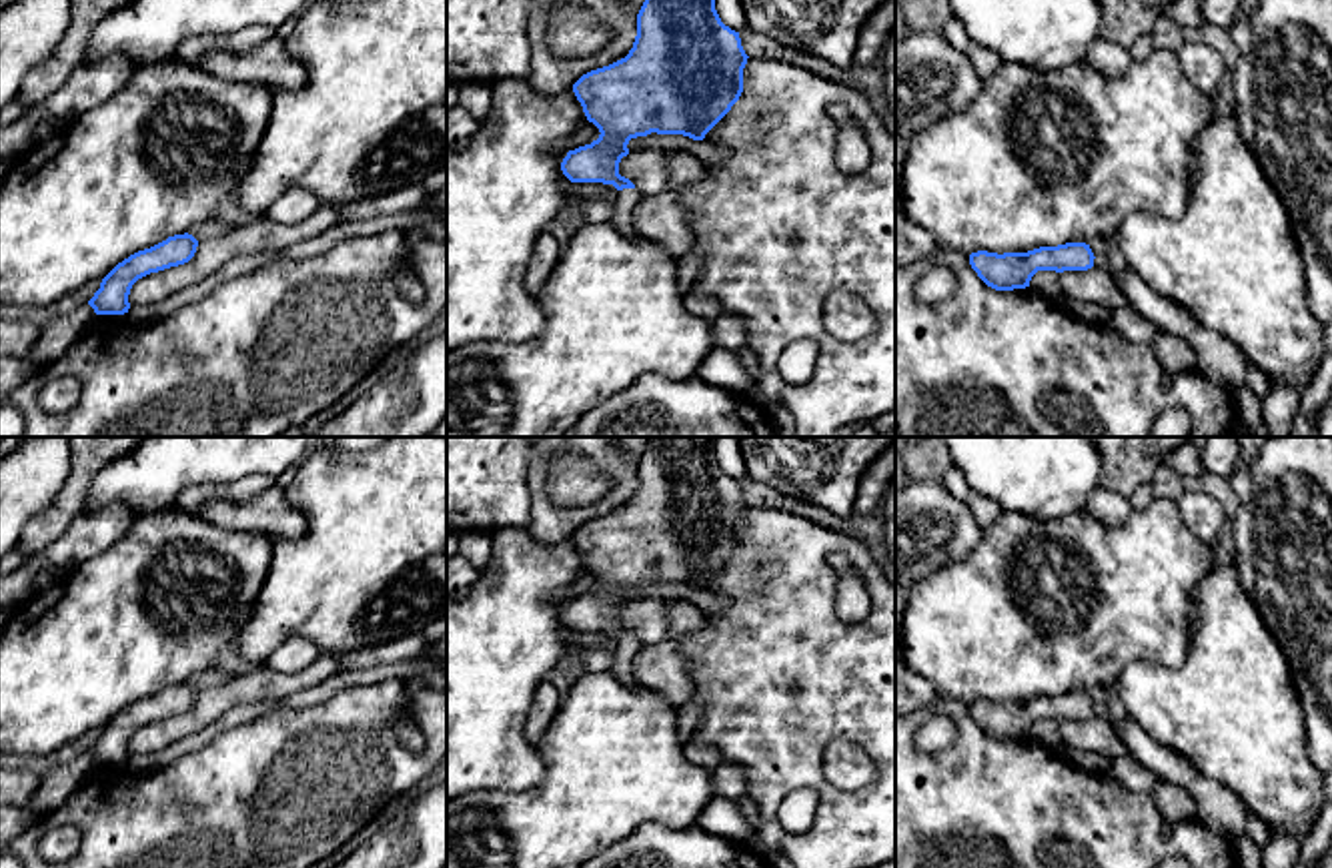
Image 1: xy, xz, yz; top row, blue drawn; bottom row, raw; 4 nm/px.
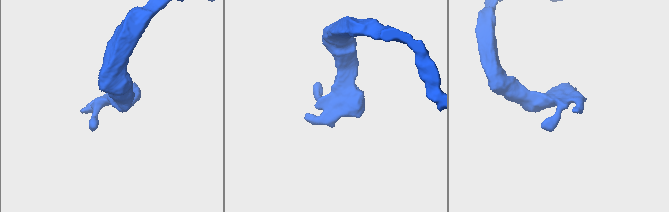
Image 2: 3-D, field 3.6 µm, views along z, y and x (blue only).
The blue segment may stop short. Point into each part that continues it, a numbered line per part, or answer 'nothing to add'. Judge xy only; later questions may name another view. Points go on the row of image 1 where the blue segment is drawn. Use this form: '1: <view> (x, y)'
nothing to add

